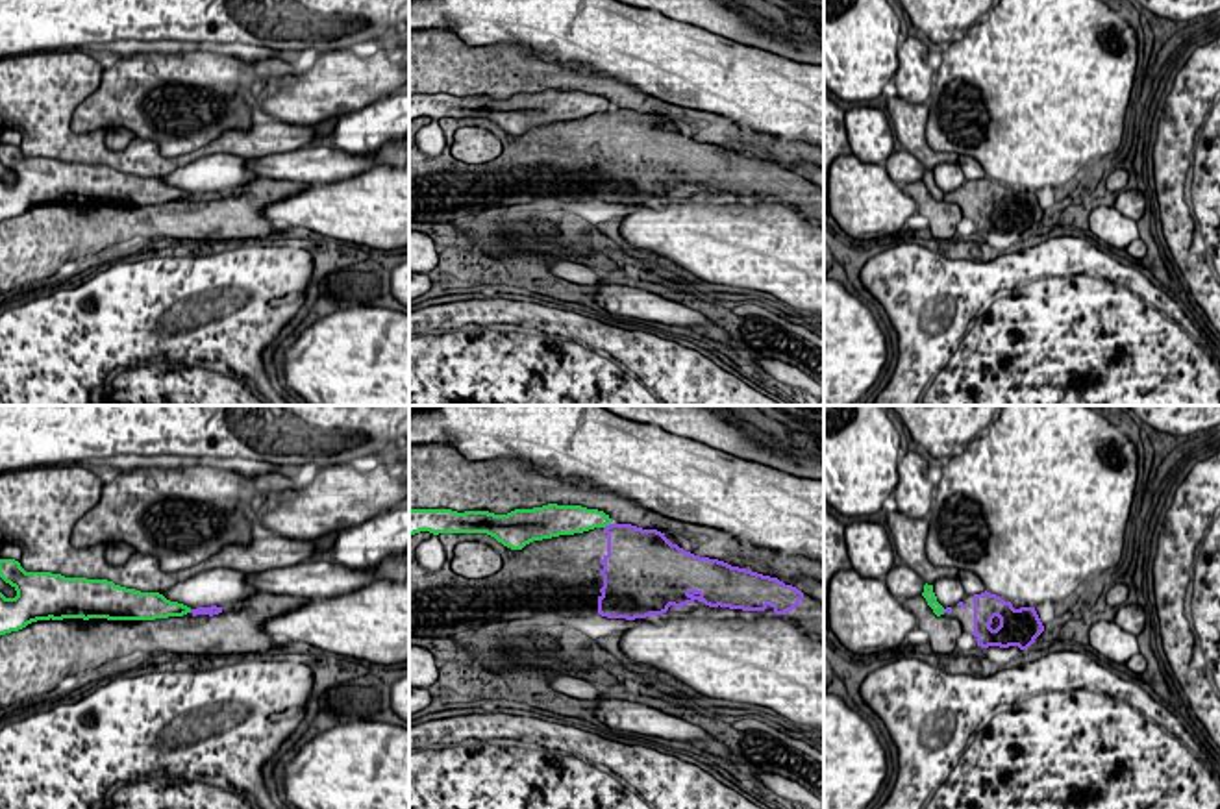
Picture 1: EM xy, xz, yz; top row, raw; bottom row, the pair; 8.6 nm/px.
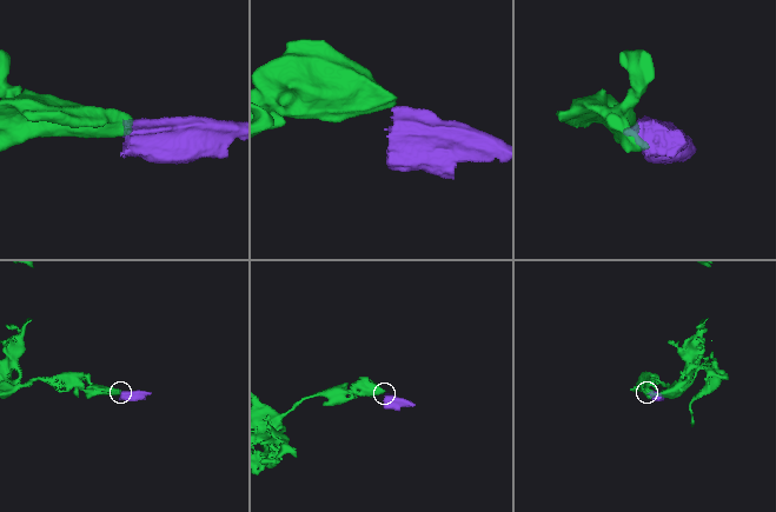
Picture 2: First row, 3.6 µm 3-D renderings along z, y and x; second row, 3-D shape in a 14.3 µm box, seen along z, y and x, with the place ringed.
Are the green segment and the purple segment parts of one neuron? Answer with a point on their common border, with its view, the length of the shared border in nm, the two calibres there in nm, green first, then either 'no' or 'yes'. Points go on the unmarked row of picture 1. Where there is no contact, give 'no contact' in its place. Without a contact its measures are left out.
contact xz (606, 110); length 80 nm; calibres 240 and 360 nm; no

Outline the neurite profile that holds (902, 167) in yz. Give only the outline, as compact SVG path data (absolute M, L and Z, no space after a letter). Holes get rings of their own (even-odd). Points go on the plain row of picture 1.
M905 148L892 152L885 163L890 180L903 187L905 183L920 181L926 167Z

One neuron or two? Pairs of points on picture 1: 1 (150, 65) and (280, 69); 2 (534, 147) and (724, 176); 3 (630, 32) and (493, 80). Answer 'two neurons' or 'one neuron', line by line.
1: one neuron
2: one neuron
3: two neurons

